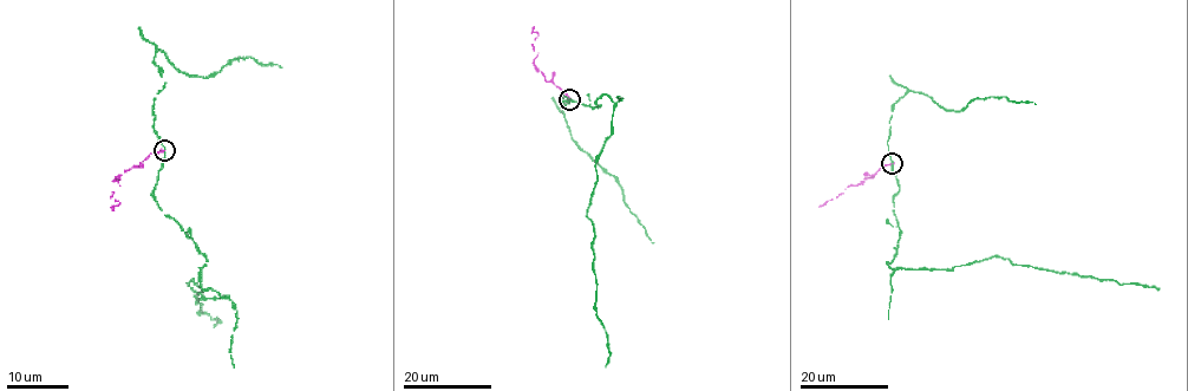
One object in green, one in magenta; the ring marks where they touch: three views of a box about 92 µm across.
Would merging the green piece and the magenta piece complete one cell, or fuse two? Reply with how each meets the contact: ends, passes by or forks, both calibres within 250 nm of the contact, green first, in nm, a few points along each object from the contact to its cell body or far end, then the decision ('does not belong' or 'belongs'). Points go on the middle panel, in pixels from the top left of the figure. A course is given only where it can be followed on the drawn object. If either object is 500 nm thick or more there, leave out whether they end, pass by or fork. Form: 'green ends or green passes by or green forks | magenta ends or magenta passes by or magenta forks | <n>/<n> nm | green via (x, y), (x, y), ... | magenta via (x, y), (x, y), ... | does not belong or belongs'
green ends | magenta ends | 240/260 nm | green via (570, 99), (563, 106), (565, 100), (600, 105), (604, 95), (613, 102), (587, 215), (605, 366) | magenta via (570, 99), (547, 82), (534, 64), (539, 53), (533, 46), (539, 34), (533, 31), (534, 26) | does not belong

